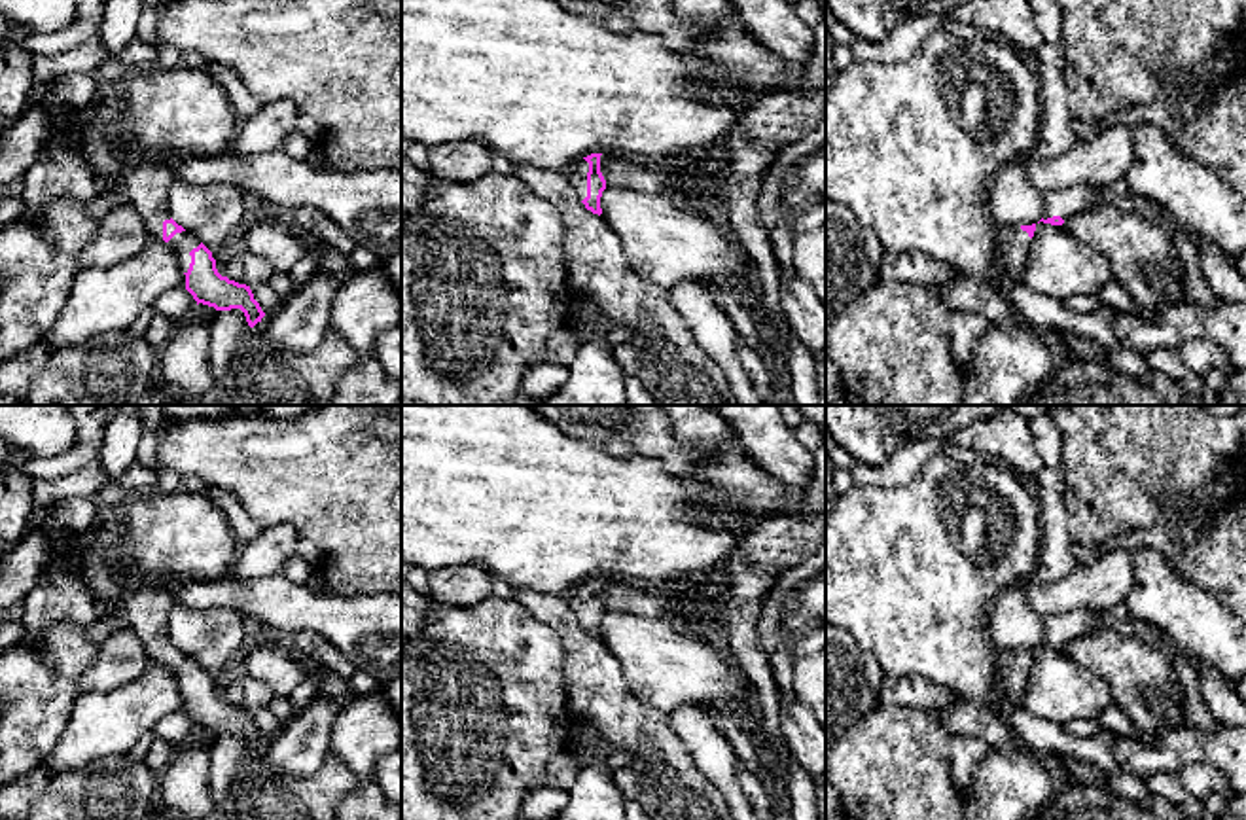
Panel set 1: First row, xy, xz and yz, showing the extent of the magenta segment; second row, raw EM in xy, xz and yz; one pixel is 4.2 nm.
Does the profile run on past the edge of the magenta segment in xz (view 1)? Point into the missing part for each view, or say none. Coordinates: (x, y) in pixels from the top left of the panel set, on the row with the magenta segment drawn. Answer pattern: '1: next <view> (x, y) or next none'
1: next xz (576, 173)

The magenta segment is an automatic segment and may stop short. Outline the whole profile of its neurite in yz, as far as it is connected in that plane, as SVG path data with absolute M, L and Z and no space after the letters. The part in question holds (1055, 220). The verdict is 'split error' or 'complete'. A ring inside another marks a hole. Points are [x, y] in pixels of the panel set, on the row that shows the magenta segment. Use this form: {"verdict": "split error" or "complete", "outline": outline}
{"verdict": "split error", "outline": "M1068 187L1059 191L1041 193L1045 212L1040 222L1062 225L1068 218L1077 214L1087 201L1100 199L1100 187Z"}

